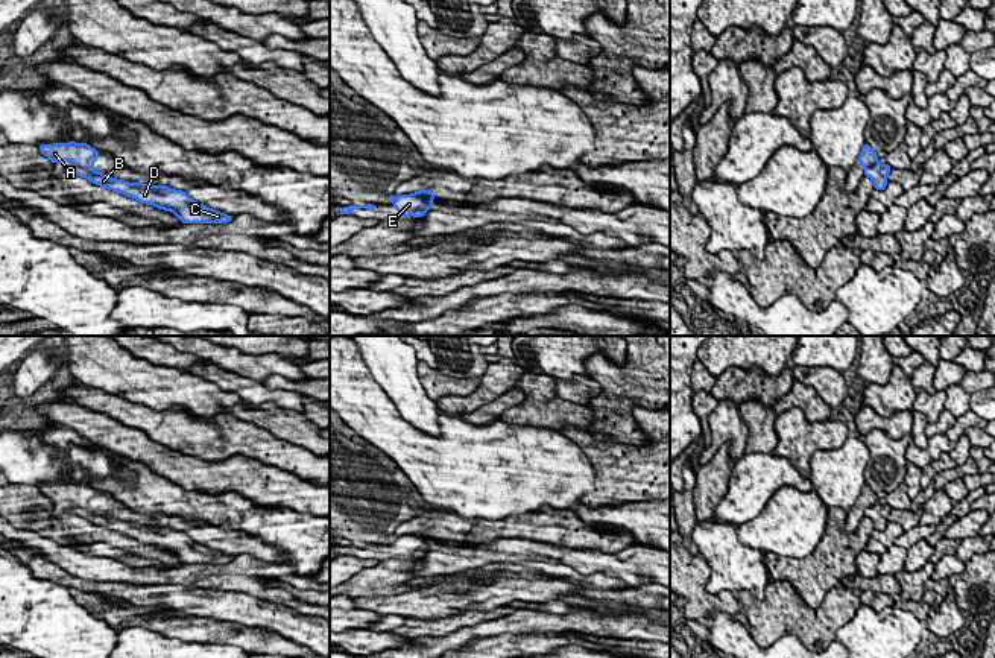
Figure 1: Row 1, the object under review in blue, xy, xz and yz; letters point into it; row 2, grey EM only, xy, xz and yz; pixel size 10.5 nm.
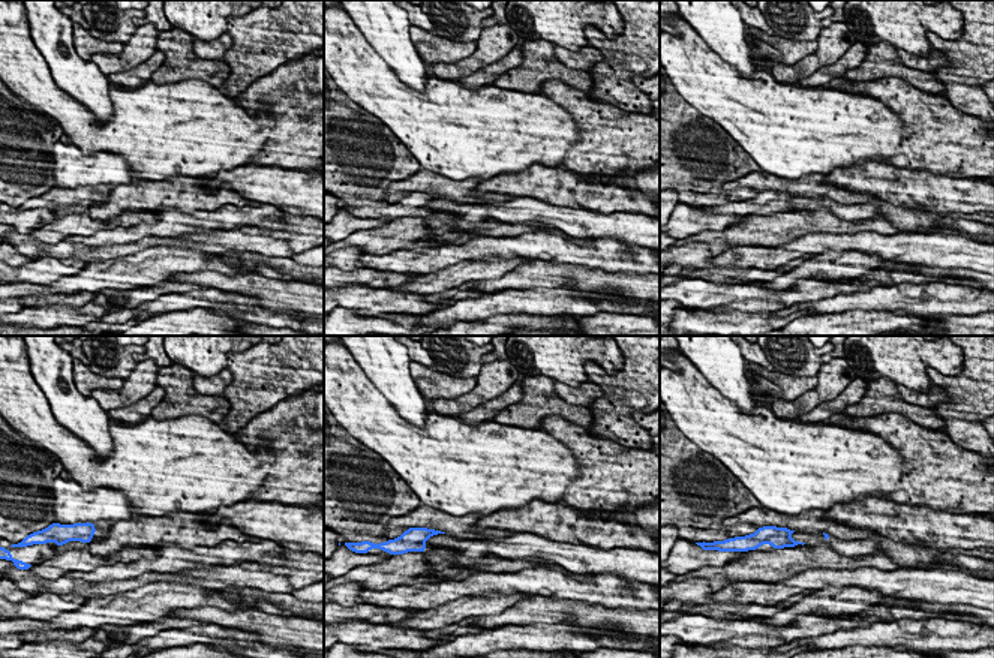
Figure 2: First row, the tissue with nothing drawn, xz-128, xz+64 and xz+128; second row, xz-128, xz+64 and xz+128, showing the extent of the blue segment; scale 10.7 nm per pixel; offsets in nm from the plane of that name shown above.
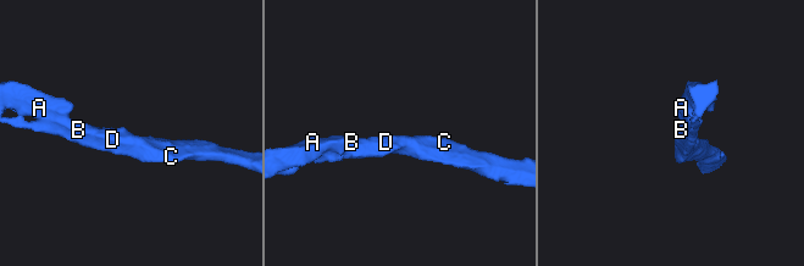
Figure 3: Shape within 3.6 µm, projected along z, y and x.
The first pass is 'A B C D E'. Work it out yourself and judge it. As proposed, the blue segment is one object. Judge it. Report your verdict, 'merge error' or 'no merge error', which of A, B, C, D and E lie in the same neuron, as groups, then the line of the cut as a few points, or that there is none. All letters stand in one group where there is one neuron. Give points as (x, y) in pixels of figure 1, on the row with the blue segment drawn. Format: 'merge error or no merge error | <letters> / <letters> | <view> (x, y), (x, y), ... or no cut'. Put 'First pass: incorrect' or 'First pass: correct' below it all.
merge error | A / B C D E | xy (78, 166), (91, 167)
First pass: incorrect

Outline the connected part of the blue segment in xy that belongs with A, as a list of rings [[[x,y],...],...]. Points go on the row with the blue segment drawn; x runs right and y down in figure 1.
[[[55,143],[55,144],[38,144],[38,149],[53,164],[59,161],[71,161],[77,167],[93,167],[94,161],[99,160],[99,152],[87,143]]]

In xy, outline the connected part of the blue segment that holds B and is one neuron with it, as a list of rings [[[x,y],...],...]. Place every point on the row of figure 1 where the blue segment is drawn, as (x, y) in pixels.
[[[76,167],[71,173],[108,190],[134,198],[140,204],[155,205],[160,210],[172,211],[182,223],[228,223],[234,219],[234,216],[223,214],[196,202],[185,191],[173,190],[167,185],[147,185],[108,178],[100,170],[96,173],[93,167]]]

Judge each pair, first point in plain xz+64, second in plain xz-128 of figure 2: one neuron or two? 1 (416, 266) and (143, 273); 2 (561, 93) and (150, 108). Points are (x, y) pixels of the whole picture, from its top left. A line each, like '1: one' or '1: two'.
1: two
2: two

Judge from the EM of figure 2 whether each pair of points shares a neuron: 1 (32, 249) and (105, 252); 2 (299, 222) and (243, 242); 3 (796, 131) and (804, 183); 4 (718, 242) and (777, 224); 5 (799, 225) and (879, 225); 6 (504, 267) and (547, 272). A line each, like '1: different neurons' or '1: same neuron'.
1: same neuron
2: same neuron
3: different neurons
4: same neuron
5: same neuron
6: different neurons

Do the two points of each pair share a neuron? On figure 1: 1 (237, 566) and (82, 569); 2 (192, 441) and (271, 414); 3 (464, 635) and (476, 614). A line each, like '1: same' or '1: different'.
1: same
2: different
3: different

